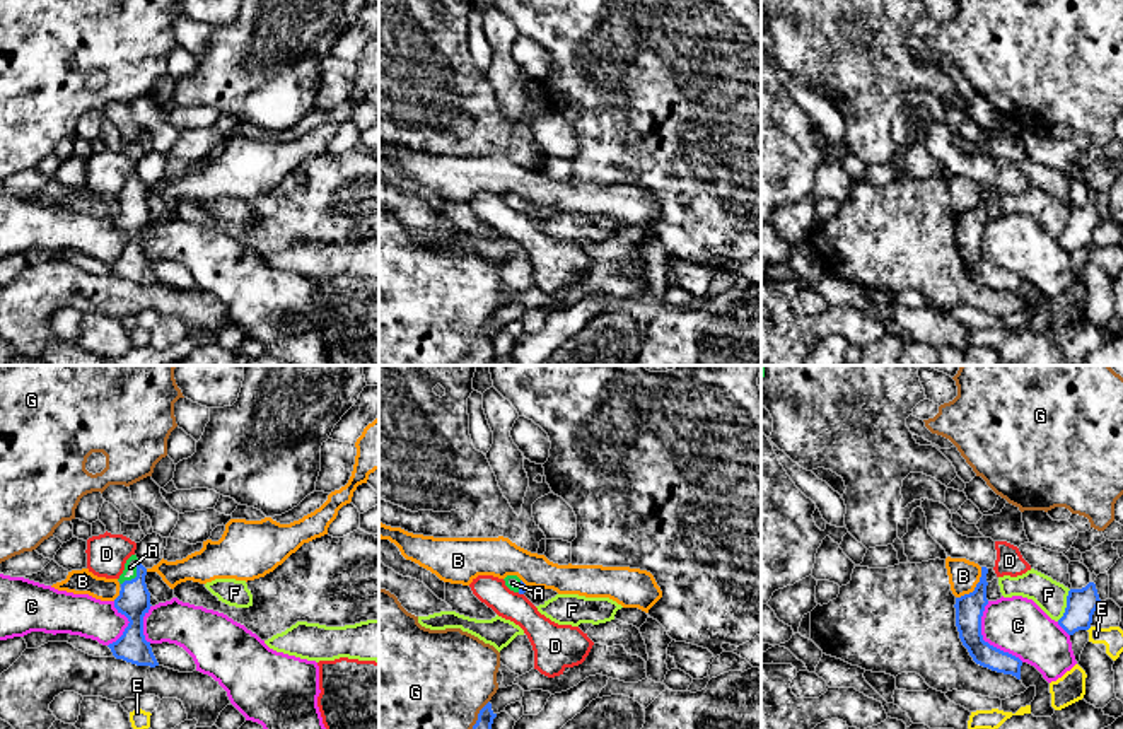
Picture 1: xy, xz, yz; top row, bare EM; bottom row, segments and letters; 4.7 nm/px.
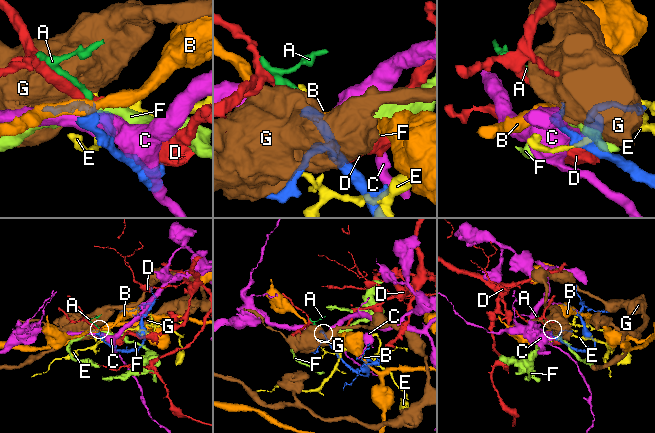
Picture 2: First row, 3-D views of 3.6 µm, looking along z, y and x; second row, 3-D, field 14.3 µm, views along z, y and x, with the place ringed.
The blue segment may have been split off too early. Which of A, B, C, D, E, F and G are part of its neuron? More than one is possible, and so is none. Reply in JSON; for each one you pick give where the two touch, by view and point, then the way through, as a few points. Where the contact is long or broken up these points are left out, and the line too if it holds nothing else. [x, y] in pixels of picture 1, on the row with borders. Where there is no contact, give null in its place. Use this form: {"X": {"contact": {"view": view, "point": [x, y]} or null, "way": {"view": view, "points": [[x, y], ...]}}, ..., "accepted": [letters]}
{"A": {"contact": {"view": "xy", "point": [137, 576]}, "way": {"view": "xy", "points": [[133, 601], [137, 576], [130, 567]]}}, "accepted": ["A"]}

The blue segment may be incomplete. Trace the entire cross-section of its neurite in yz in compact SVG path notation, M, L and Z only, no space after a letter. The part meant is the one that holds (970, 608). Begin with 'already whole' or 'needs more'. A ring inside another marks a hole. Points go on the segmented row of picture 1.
already whole; M981 567L981 577L975 591L956 598L956 627L963 645L968 649L973 661L983 668L997 673L1012 674L1021 679L1022 661L1009 652L1004 652L988 642L981 635L981 616L986 599L986 574L988 569Z

